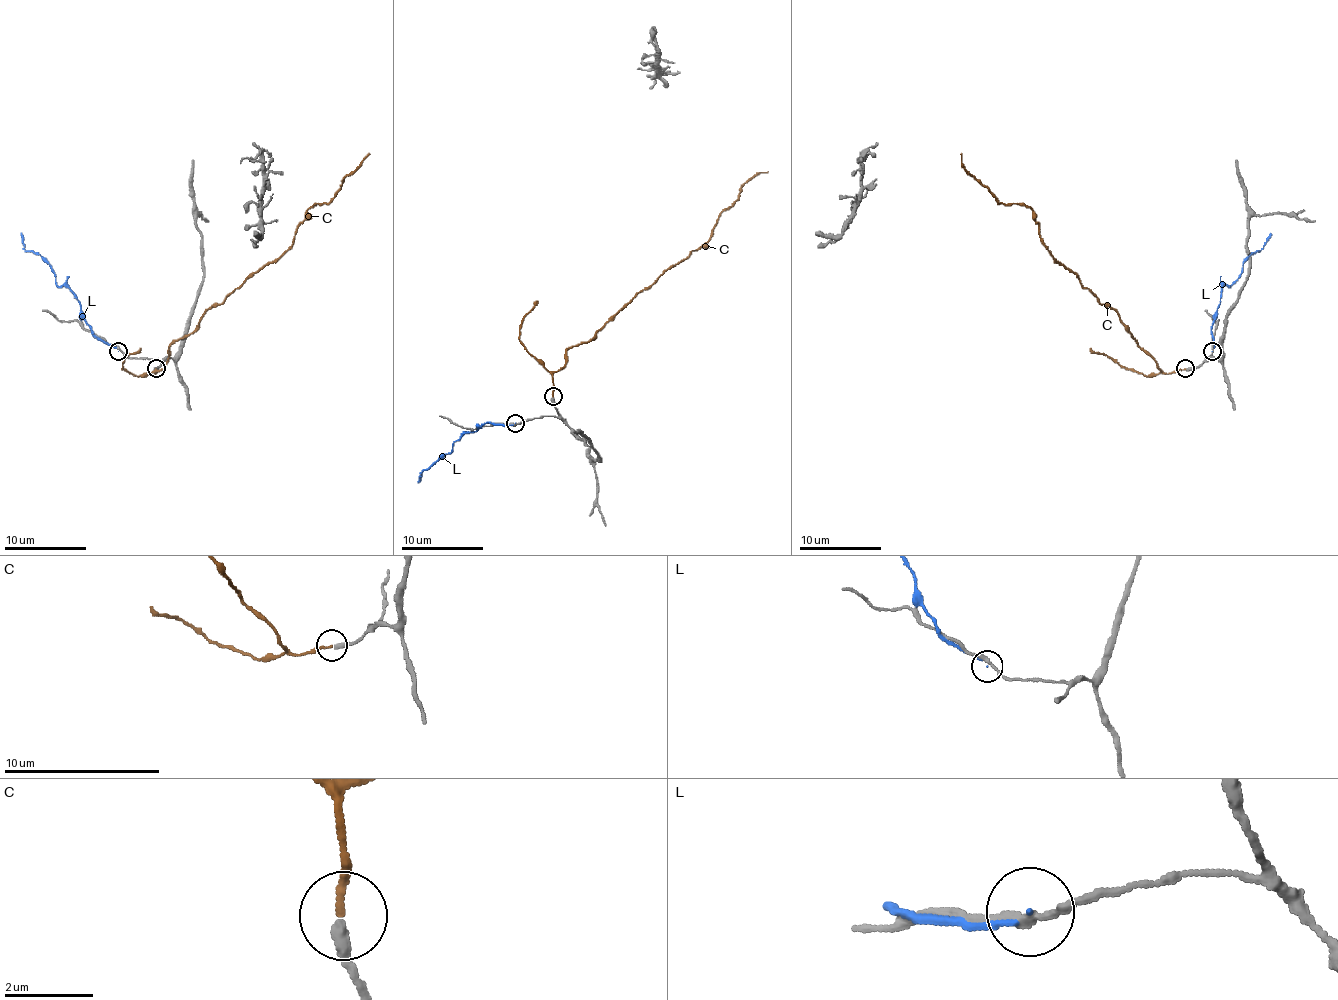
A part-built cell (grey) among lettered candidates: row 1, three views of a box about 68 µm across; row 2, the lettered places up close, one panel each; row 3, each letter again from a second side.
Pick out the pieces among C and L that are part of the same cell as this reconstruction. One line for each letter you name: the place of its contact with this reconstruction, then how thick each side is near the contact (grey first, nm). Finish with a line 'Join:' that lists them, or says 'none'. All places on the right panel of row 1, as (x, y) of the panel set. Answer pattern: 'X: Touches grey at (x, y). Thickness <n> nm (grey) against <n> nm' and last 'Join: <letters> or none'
C: Touches grey at (1185, 368). Thickness 320 nm (grey) against 160 nm
Join: C

